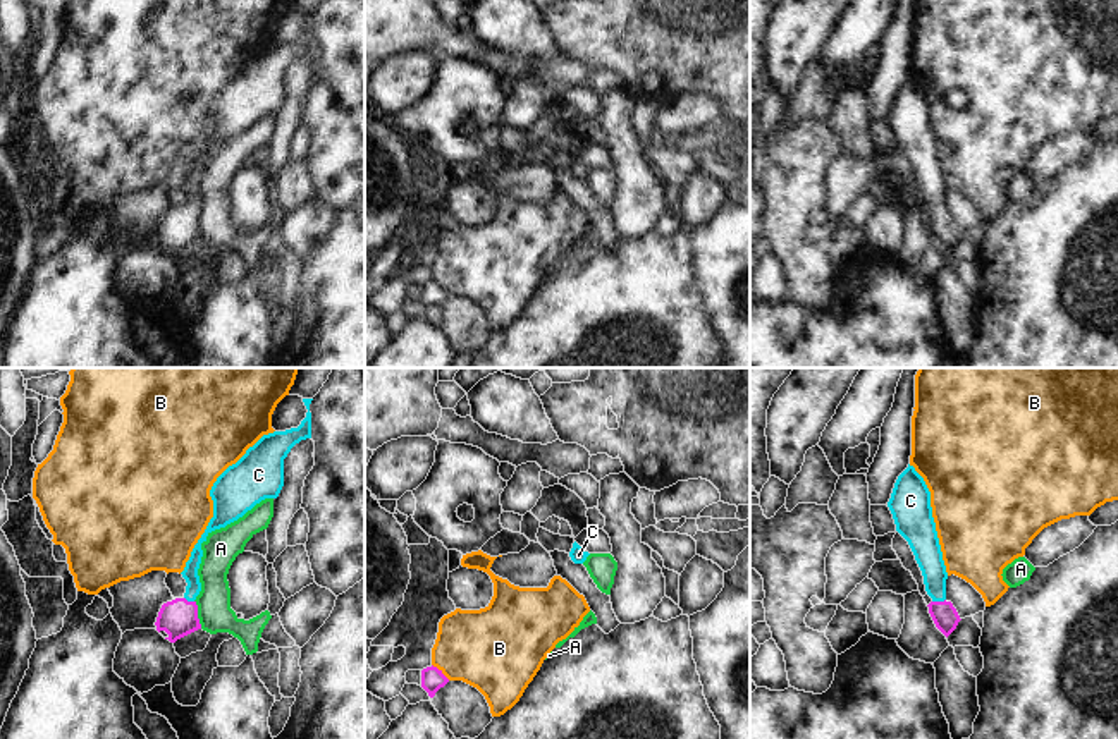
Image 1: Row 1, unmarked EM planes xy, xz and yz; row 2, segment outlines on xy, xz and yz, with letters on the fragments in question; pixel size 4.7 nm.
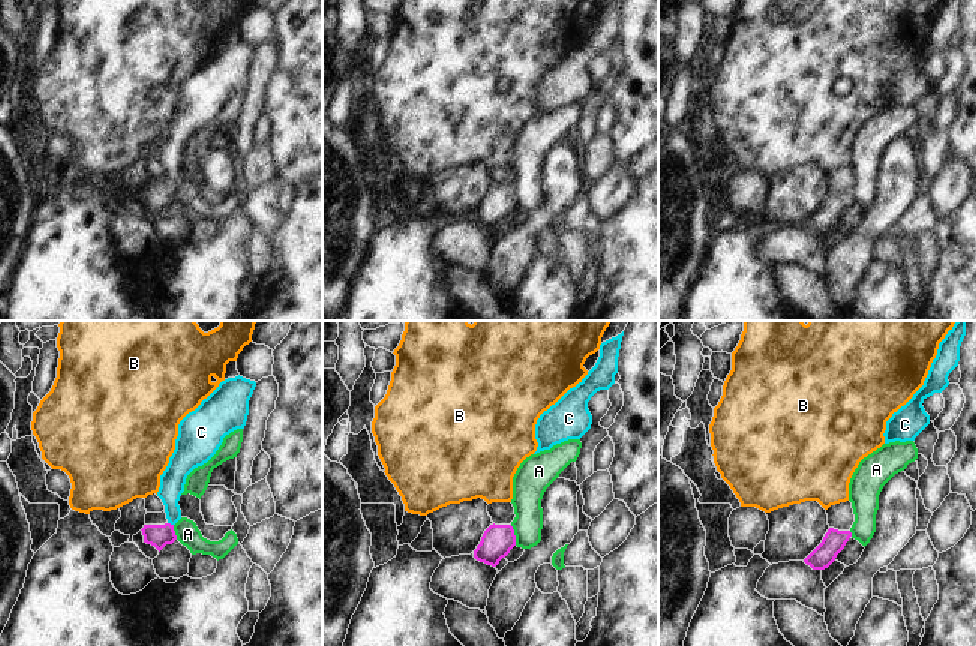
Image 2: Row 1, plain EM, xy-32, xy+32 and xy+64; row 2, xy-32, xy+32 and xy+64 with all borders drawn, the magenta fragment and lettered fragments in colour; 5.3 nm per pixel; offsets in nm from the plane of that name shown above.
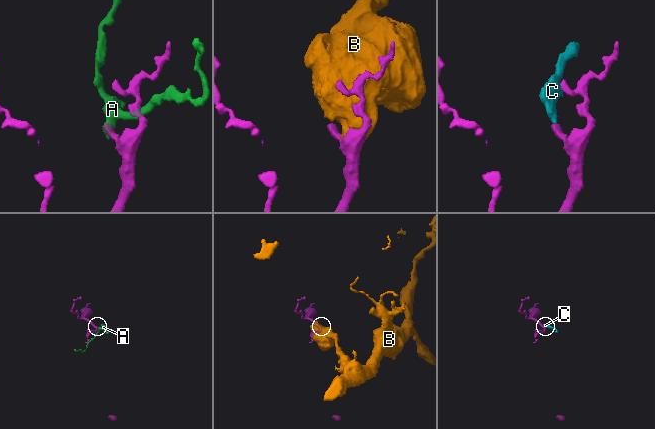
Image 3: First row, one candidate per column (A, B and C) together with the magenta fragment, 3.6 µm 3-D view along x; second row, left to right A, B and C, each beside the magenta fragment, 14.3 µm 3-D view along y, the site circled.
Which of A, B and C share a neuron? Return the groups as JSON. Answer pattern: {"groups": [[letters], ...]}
{"groups": [["A"], ["B"], ["C"]]}

